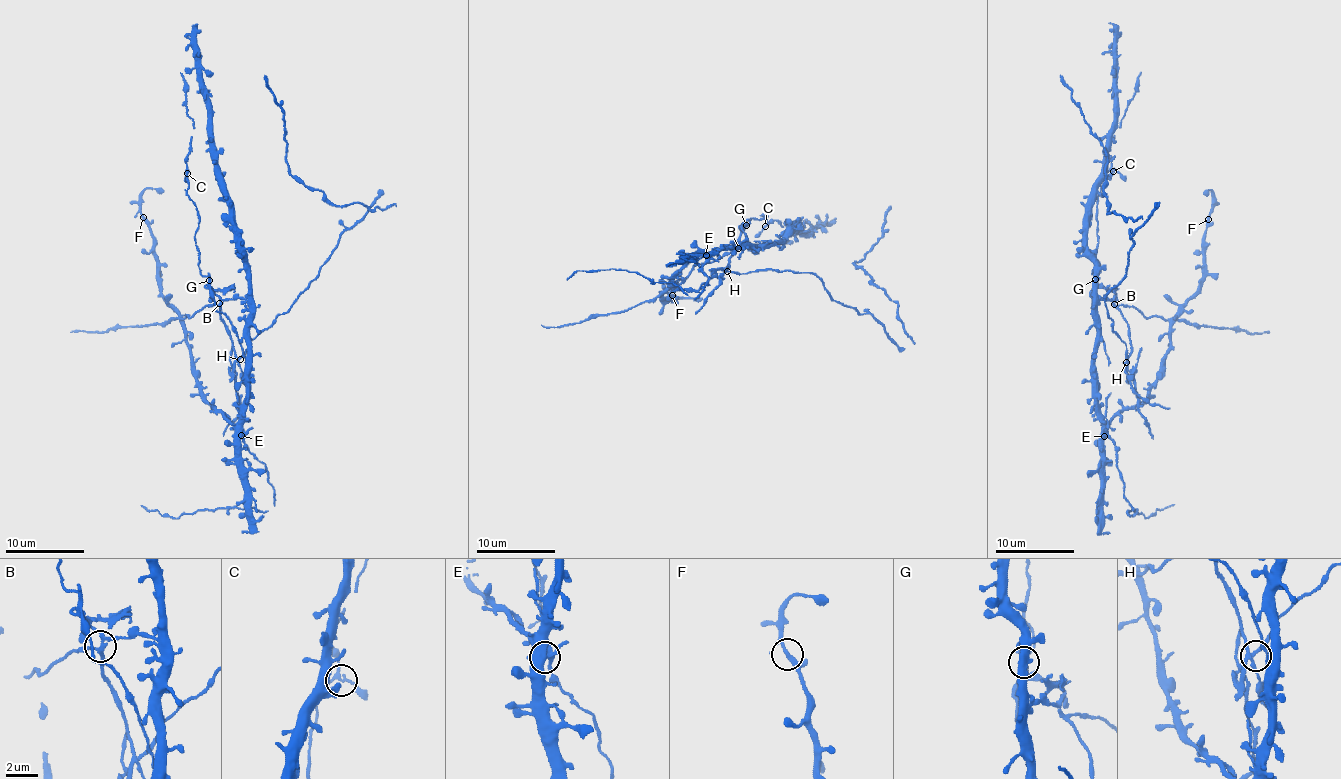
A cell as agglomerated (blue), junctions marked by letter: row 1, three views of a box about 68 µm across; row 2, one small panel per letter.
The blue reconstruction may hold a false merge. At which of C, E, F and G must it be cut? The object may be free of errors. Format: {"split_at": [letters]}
{"split_at": ["G"]}

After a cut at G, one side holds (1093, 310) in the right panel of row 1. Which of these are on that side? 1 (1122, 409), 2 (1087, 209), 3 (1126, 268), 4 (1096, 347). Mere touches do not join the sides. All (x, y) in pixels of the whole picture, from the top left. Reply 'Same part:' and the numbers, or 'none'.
Same part: 1, 2, 4

